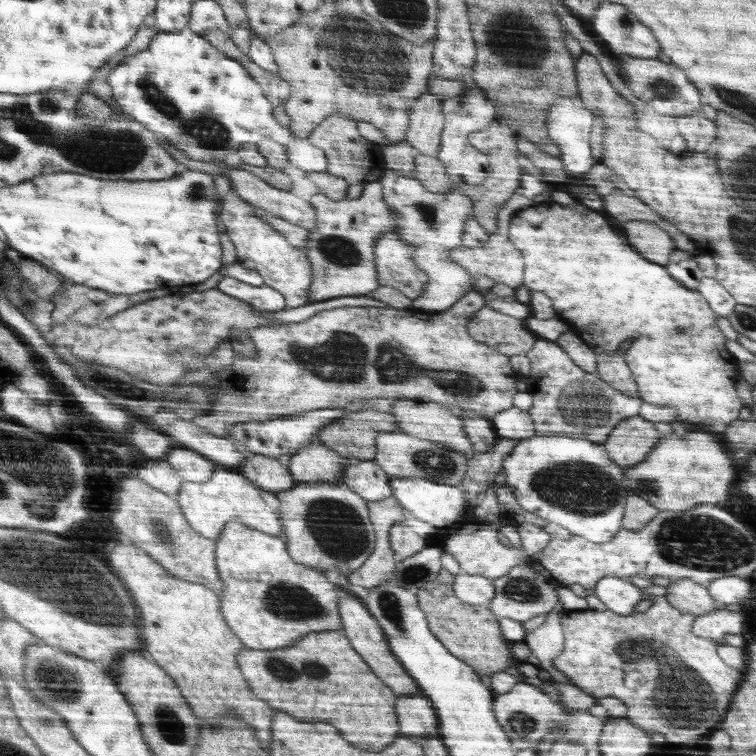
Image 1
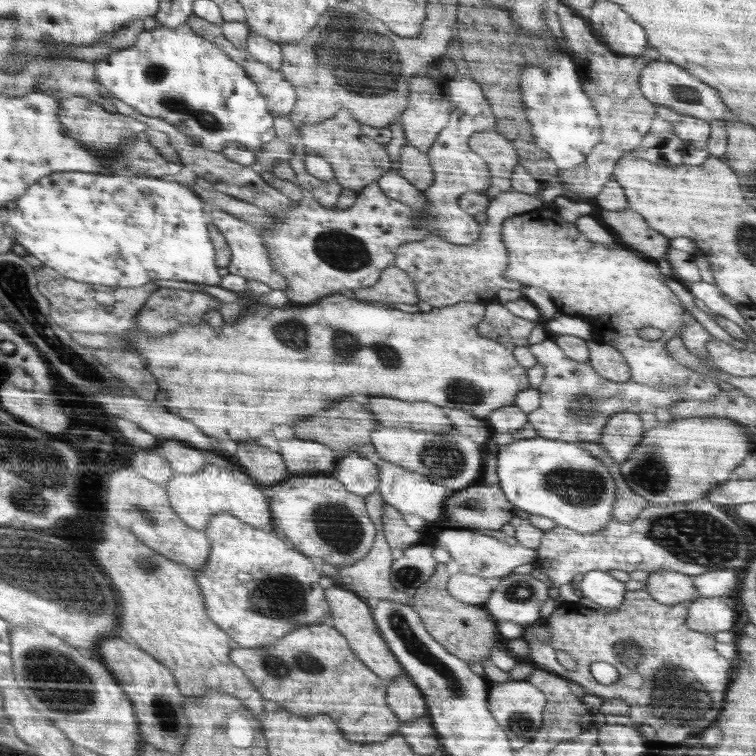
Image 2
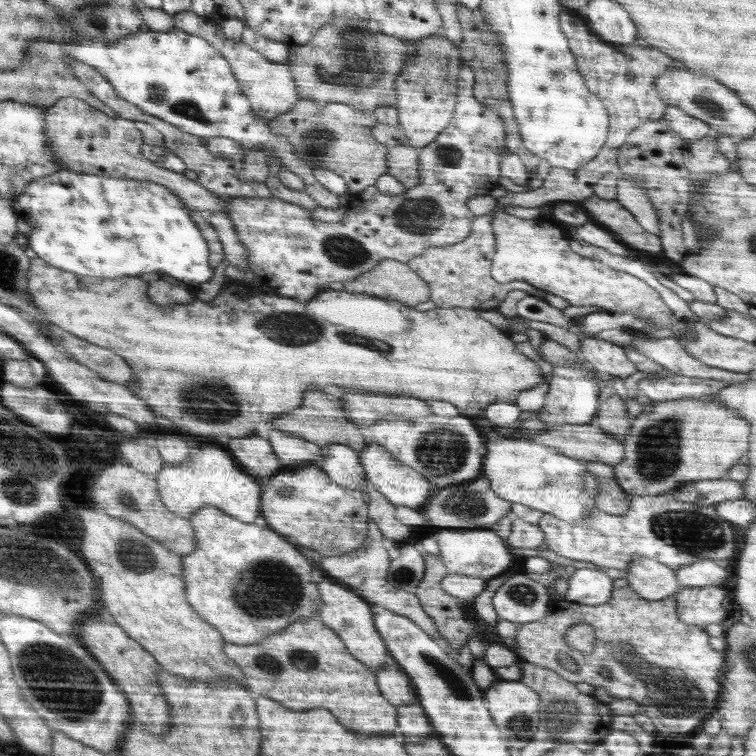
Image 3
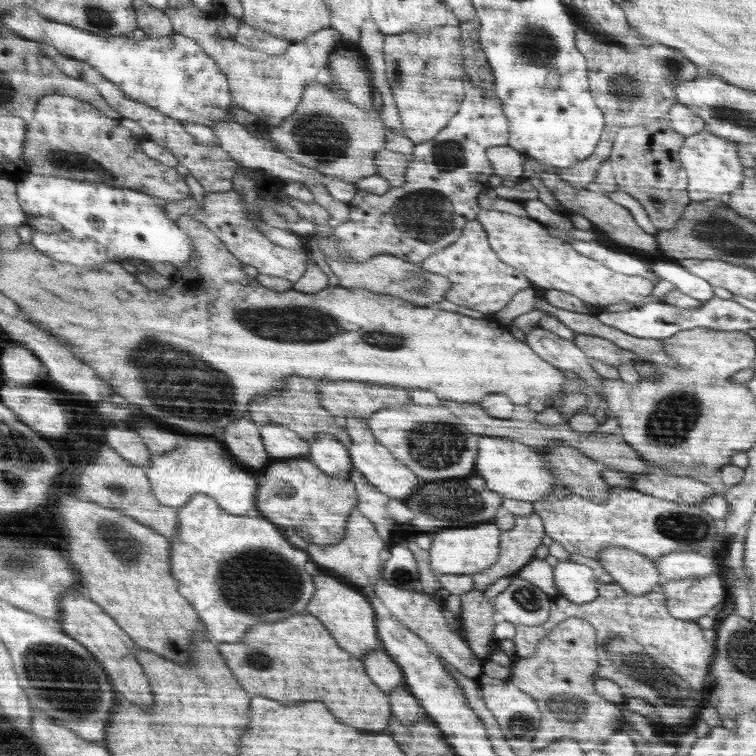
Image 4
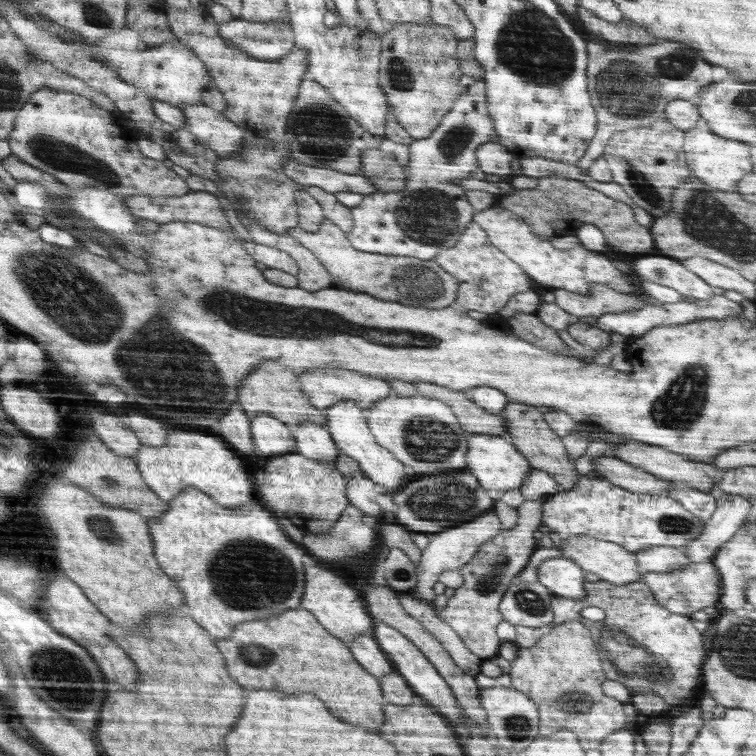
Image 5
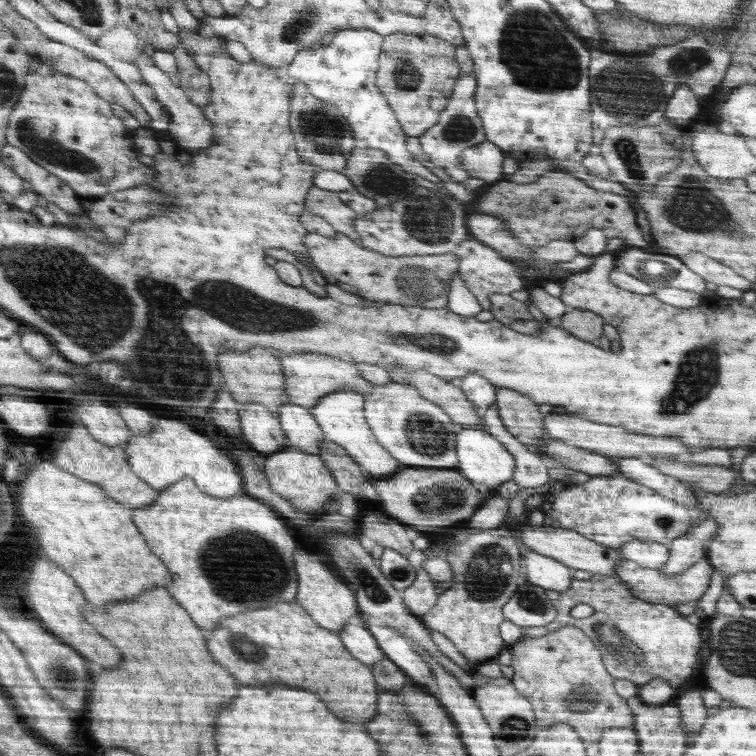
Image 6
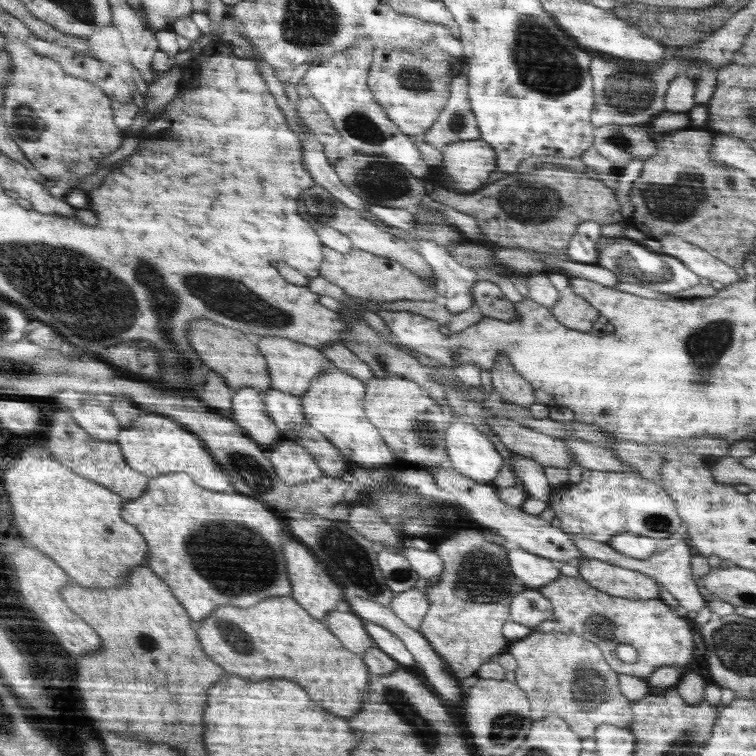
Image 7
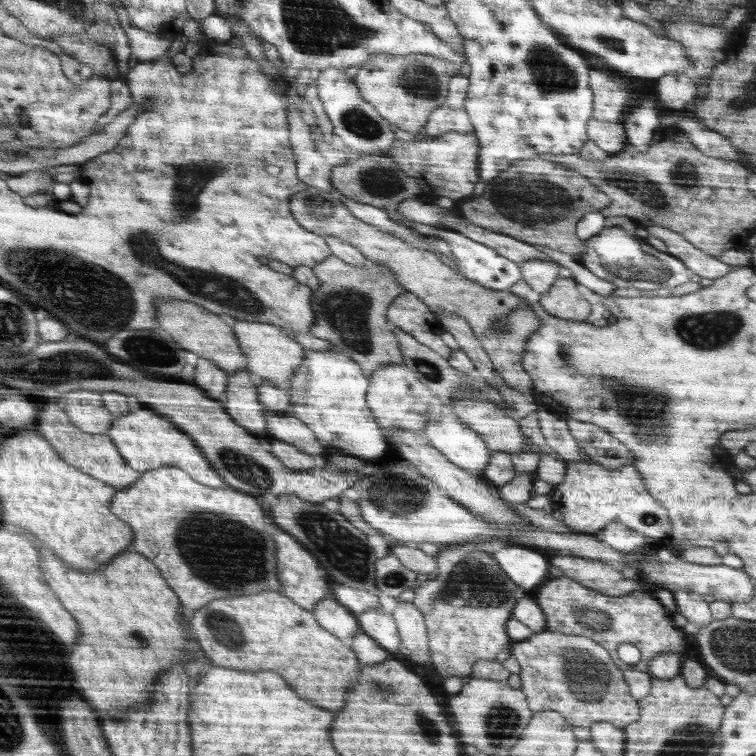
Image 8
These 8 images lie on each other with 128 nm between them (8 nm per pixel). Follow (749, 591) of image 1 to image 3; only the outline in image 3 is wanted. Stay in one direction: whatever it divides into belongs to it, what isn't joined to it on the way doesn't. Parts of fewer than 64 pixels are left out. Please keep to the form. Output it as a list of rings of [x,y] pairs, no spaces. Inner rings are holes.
[[[702,559],[692,564],[685,564],[676,570],[677,581],[682,587],[702,588],[707,586],[723,586],[729,579],[733,568],[726,567],[715,560]]]

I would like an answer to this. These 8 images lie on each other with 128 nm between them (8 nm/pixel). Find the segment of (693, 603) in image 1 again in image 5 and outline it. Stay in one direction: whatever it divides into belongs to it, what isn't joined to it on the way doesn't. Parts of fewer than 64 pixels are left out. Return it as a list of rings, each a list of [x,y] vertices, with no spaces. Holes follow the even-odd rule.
[[[589,536],[570,537],[567,539],[554,538],[553,540],[554,546],[562,550],[562,557],[575,562],[586,573],[592,572],[592,574],[596,574],[601,579],[607,580],[612,584],[623,585],[632,581],[636,582],[641,580],[641,574],[644,573],[638,568],[635,553],[613,542]]]

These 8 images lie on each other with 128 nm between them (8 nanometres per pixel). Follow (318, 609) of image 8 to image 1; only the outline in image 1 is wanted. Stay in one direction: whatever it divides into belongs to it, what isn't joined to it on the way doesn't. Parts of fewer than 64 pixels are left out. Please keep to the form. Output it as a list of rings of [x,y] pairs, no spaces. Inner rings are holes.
[[[423,694],[399,696],[395,713],[400,722],[400,734],[410,737],[414,743],[421,744],[426,734],[439,732],[435,708]]]

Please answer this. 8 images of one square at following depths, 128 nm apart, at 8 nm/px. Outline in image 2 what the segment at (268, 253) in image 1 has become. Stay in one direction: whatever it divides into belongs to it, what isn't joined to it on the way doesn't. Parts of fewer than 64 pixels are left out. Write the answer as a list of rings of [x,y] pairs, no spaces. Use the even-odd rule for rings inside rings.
[[[210,211],[210,223],[216,226],[223,233],[231,250],[231,259],[227,266],[230,274],[238,274],[247,281],[257,280],[268,285],[272,290],[280,290],[286,292],[288,290],[287,280],[275,271],[274,264],[271,263],[271,257],[268,256],[267,248],[259,236],[260,229],[250,225],[246,221],[240,220],[238,217],[232,216],[224,211]]]

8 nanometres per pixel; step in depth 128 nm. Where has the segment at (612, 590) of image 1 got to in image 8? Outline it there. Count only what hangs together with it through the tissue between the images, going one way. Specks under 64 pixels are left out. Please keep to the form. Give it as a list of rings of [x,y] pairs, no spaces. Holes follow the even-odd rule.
[[[508,544],[491,555],[503,571],[525,590],[542,584],[550,566],[547,554],[519,544]]]

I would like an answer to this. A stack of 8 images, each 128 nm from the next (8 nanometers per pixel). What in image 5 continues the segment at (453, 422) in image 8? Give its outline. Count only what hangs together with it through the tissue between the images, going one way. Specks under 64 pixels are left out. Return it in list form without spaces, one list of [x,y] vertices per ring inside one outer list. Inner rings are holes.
[[[470,433],[467,441],[468,472],[471,472],[485,489],[512,490],[519,489],[531,468],[531,463],[514,444],[501,436]]]

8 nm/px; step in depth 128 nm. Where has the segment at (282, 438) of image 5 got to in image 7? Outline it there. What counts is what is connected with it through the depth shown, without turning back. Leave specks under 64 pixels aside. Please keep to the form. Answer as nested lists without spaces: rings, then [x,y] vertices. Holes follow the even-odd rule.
[[[253,388],[235,390],[231,400],[231,418],[244,428],[252,440],[265,446],[274,446],[282,437],[282,431],[268,416],[261,394]]]

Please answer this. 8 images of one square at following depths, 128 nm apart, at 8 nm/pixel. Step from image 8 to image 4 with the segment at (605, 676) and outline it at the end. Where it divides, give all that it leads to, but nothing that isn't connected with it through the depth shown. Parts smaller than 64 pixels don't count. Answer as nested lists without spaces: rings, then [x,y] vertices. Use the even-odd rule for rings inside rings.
[[[572,617],[570,619],[564,620],[561,622],[558,627],[542,642],[539,644],[539,647],[536,648],[536,654],[534,656],[530,656],[530,658],[519,658],[516,662],[514,662],[511,666],[511,676],[508,678],[510,682],[513,682],[516,685],[516,688],[522,690],[522,692],[527,693],[530,697],[534,697],[536,702],[538,702],[540,712],[544,712],[544,724],[540,724],[540,736],[536,736],[536,740],[534,740],[534,748],[544,748],[547,747],[550,742],[554,742],[554,740],[558,740],[559,738],[568,737],[574,740],[608,740],[608,736],[612,736],[618,728],[620,728],[620,724],[622,724],[622,714],[620,714],[621,710],[616,703],[609,702],[608,700],[604,700],[597,693],[594,686],[595,681],[595,672],[599,668],[598,664],[598,634],[595,632],[595,626],[588,622],[587,620]]]

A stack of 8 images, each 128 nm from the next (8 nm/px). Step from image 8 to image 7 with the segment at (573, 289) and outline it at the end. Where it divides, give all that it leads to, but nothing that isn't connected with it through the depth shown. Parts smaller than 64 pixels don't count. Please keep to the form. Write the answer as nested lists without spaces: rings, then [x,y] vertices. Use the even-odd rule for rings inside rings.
[[[569,290],[560,293],[558,302],[552,306],[552,312],[560,324],[568,325],[568,328],[580,333],[588,333],[600,315],[599,309]]]

